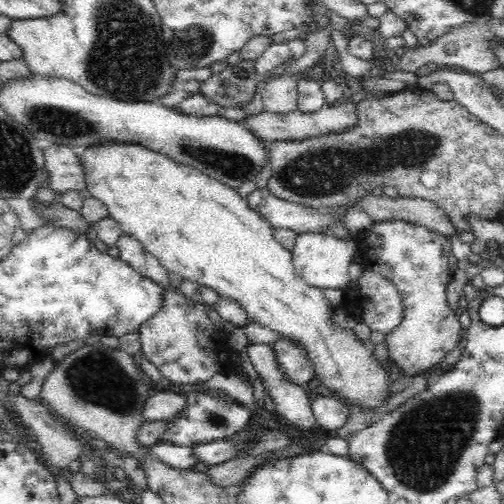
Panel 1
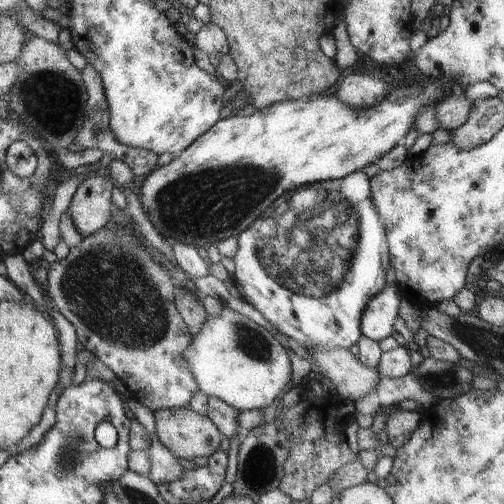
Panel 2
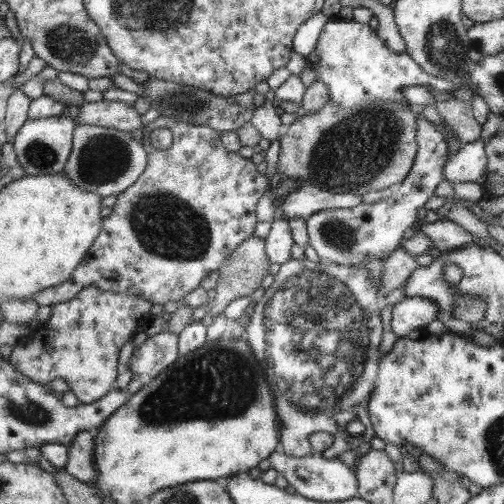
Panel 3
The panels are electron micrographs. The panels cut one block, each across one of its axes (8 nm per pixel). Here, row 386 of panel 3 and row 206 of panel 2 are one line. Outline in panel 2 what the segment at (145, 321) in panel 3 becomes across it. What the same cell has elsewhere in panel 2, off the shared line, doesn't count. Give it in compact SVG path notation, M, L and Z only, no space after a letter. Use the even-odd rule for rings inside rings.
M97 174L79 182L69 212L73 214L73 224L83 238L89 238L111 224L115 210L113 188L117 188L117 182L107 174Z

